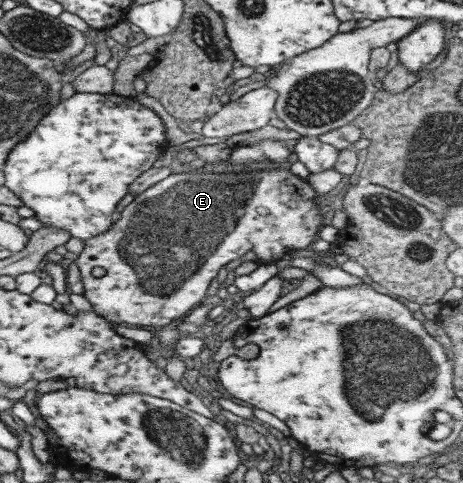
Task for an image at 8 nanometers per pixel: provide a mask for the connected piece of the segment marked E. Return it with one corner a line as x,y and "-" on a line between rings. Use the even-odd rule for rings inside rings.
196,165
190,171
170,174
164,180
153,184
145,192
137,195
131,204
125,206
125,209
120,214
121,218
111,225
111,229
107,233
85,241
83,252
75,258
82,283
84,284
84,295
93,306
94,312
105,318
109,323
119,324
124,322
137,327
161,326
165,328
171,322
183,316
195,304
205,303
212,299
212,290
215,288
217,274
219,274
221,268
231,261
239,259
251,251
257,256
259,265
269,265
279,261
290,250
306,249
311,245
315,240
318,228
323,226
323,217
320,211
317,210
315,199
316,193
311,184
306,179
295,176
289,169
283,167
278,167
274,170
257,171
251,171
246,168
246,171
237,173
215,173
-
94,269
105,269
105,273
101,277
96,277
93,274

